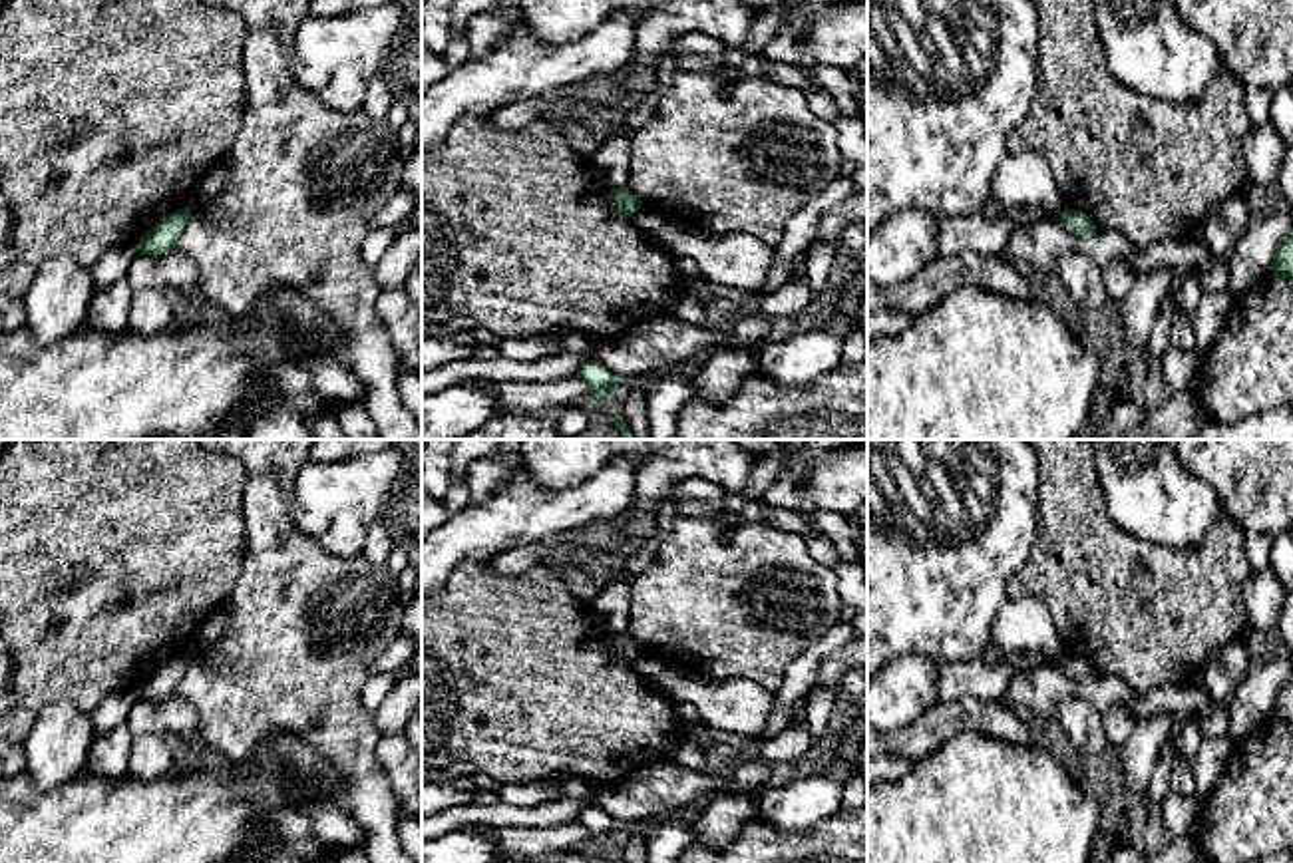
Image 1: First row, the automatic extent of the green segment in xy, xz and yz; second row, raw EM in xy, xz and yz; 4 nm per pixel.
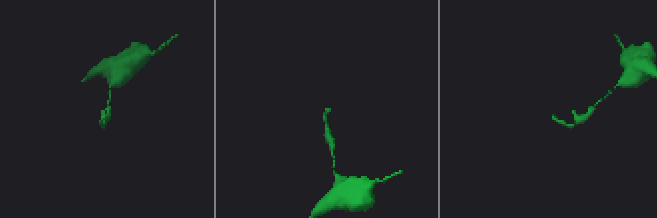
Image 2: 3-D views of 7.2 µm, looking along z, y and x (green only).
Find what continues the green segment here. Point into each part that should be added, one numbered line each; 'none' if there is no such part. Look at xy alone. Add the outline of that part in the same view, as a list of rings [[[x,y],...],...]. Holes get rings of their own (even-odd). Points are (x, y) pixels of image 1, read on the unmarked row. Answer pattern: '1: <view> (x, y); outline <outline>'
none

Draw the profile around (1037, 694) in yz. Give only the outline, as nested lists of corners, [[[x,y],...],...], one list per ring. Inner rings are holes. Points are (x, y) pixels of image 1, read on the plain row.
[[[1062,660],[1056,664],[1044,664],[1034,672],[1018,672],[1011,666],[1011,680],[1001,698],[1003,704],[1011,706],[1024,720],[1056,720],[1056,710],[1062,702],[1078,698],[1100,714],[1116,706],[1124,706],[1132,712],[1136,696],[1124,680],[1118,676],[1102,676],[1076,682],[1064,668]]]

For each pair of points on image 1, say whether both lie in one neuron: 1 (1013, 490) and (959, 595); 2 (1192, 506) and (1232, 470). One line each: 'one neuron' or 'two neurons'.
1: one neuron
2: two neurons

